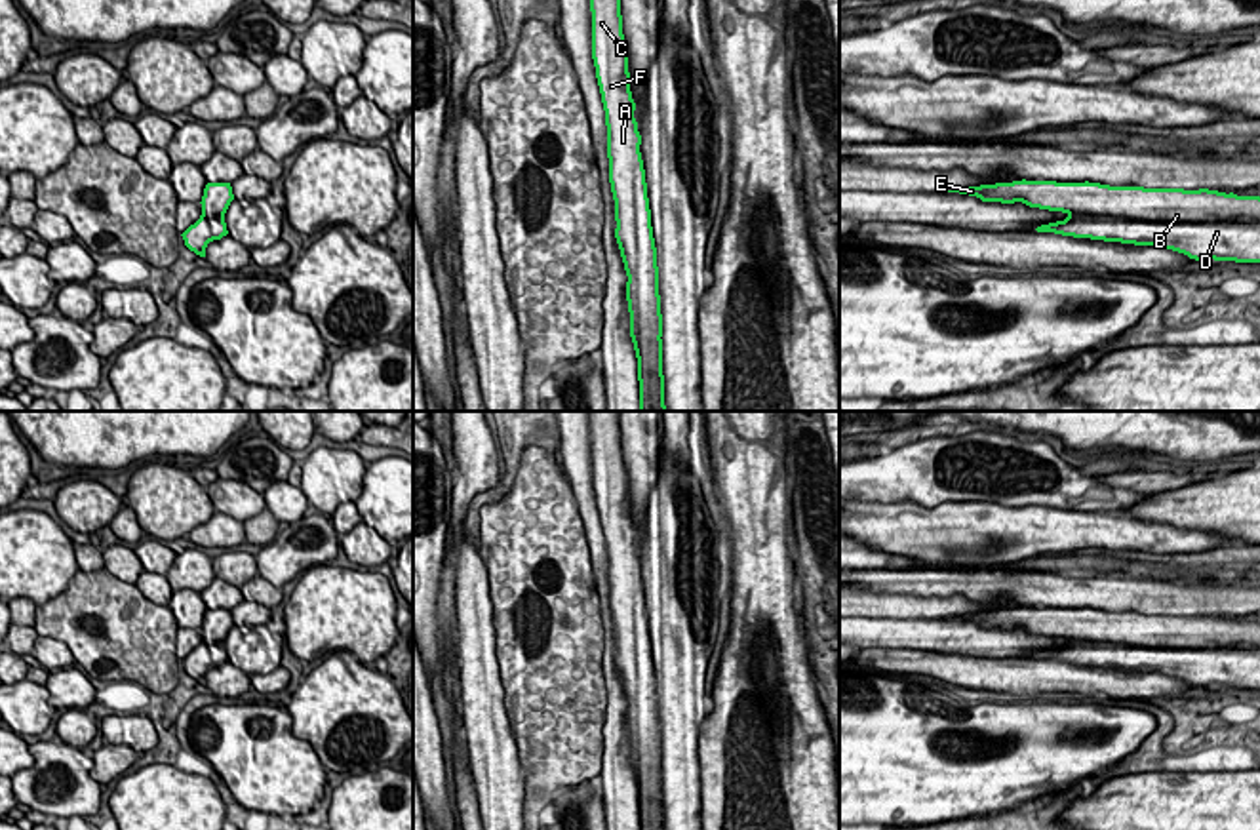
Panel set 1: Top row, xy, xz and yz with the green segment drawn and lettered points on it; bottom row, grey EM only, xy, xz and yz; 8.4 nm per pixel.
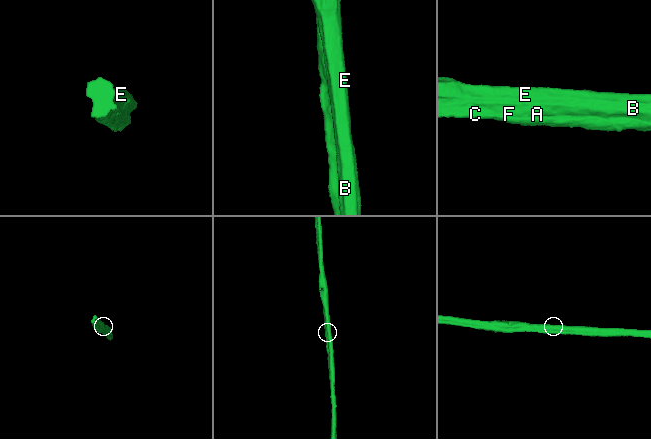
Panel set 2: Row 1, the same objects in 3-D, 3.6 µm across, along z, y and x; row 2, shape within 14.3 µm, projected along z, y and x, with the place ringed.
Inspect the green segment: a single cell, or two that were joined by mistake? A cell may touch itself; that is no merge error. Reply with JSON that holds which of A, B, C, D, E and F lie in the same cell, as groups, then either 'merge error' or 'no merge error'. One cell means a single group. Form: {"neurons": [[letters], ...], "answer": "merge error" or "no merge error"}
{"neurons": [["A", "C", "D", "F"], ["B", "E"]], "answer": "merge error"}

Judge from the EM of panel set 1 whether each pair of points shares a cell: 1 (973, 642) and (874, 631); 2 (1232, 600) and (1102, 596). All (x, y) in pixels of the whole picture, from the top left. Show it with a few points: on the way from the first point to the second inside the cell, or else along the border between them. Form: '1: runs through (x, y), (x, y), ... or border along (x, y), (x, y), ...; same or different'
1: runs through (948, 634), (899, 634); same
2: runs through (1200, 600), (1135, 596); same

